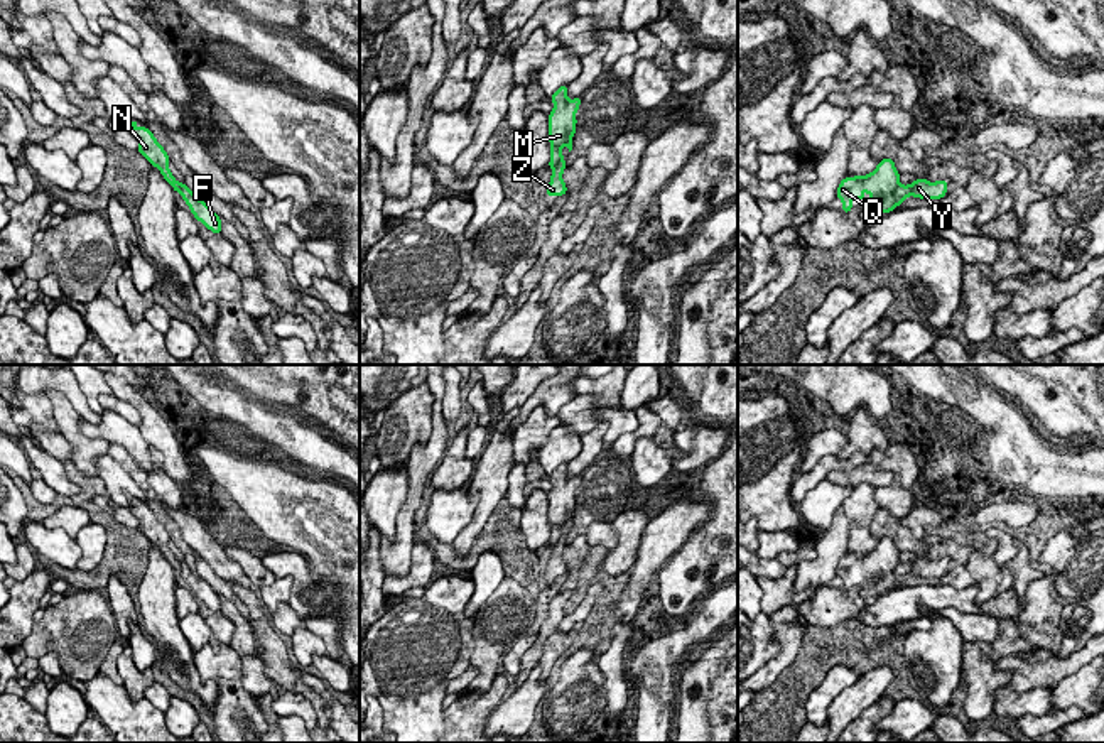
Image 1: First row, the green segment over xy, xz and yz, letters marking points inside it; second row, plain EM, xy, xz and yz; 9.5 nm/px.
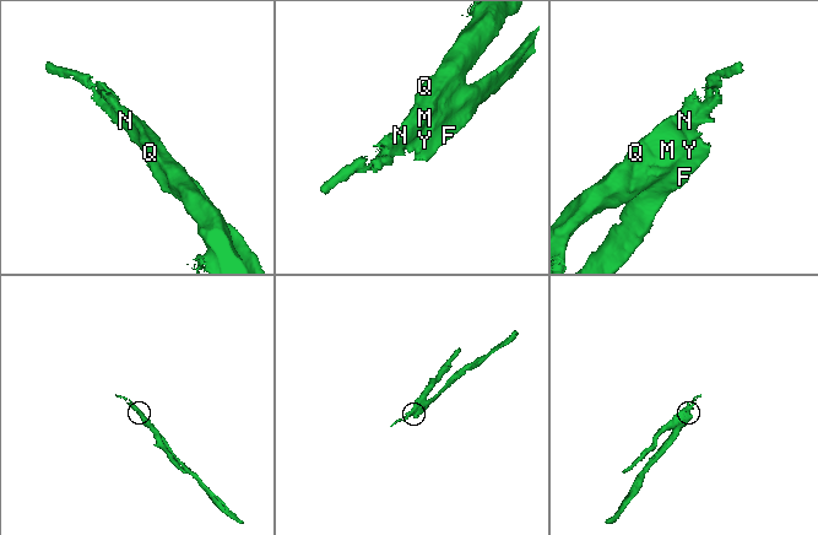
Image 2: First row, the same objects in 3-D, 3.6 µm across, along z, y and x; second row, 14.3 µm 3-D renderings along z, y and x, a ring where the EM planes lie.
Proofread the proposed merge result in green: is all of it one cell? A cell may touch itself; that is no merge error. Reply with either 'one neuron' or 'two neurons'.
two neurons

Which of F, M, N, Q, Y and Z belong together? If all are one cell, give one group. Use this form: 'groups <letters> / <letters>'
groups F Y Z / M N Q

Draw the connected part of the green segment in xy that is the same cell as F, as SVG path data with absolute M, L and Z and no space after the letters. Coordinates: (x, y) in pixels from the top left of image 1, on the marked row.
M181 182L181 196L198 221L201 221L209 231L221 235L221 218L184 182Z

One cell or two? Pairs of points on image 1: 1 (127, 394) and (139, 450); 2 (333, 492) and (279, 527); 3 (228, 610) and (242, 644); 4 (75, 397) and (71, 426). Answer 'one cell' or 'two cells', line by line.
1: two cells
2: one cell
3: one cell
4: two cells

